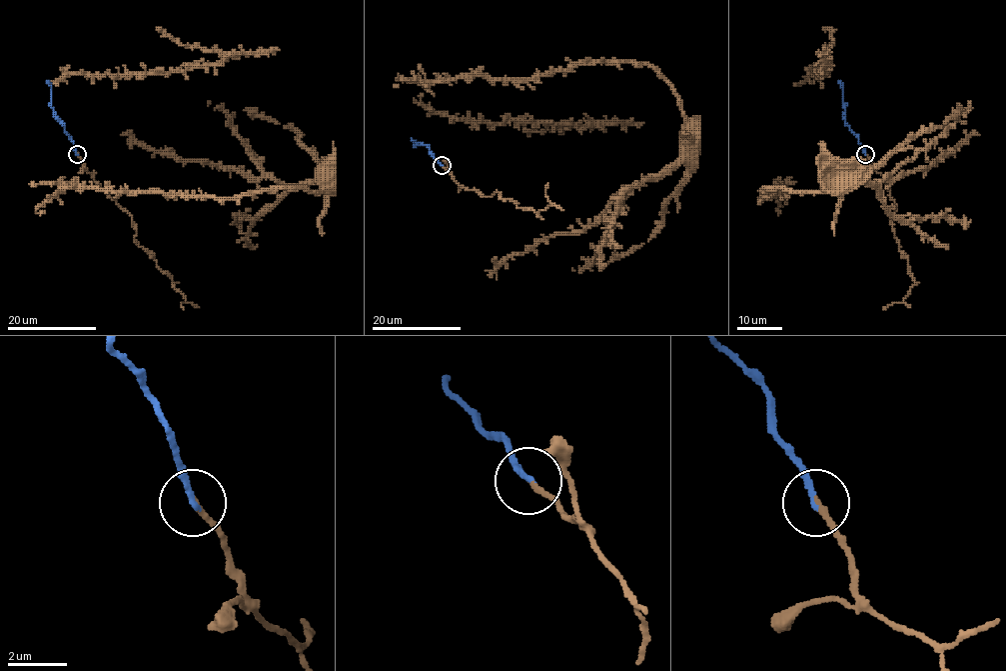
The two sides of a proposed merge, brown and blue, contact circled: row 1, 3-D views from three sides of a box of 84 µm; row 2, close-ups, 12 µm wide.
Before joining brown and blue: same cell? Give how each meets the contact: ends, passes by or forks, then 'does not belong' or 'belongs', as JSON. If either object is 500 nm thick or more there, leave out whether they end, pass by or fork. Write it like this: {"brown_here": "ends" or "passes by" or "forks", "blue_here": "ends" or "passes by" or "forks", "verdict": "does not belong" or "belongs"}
{"brown_here": "ends", "blue_here": "ends", "verdict": "belongs"}

